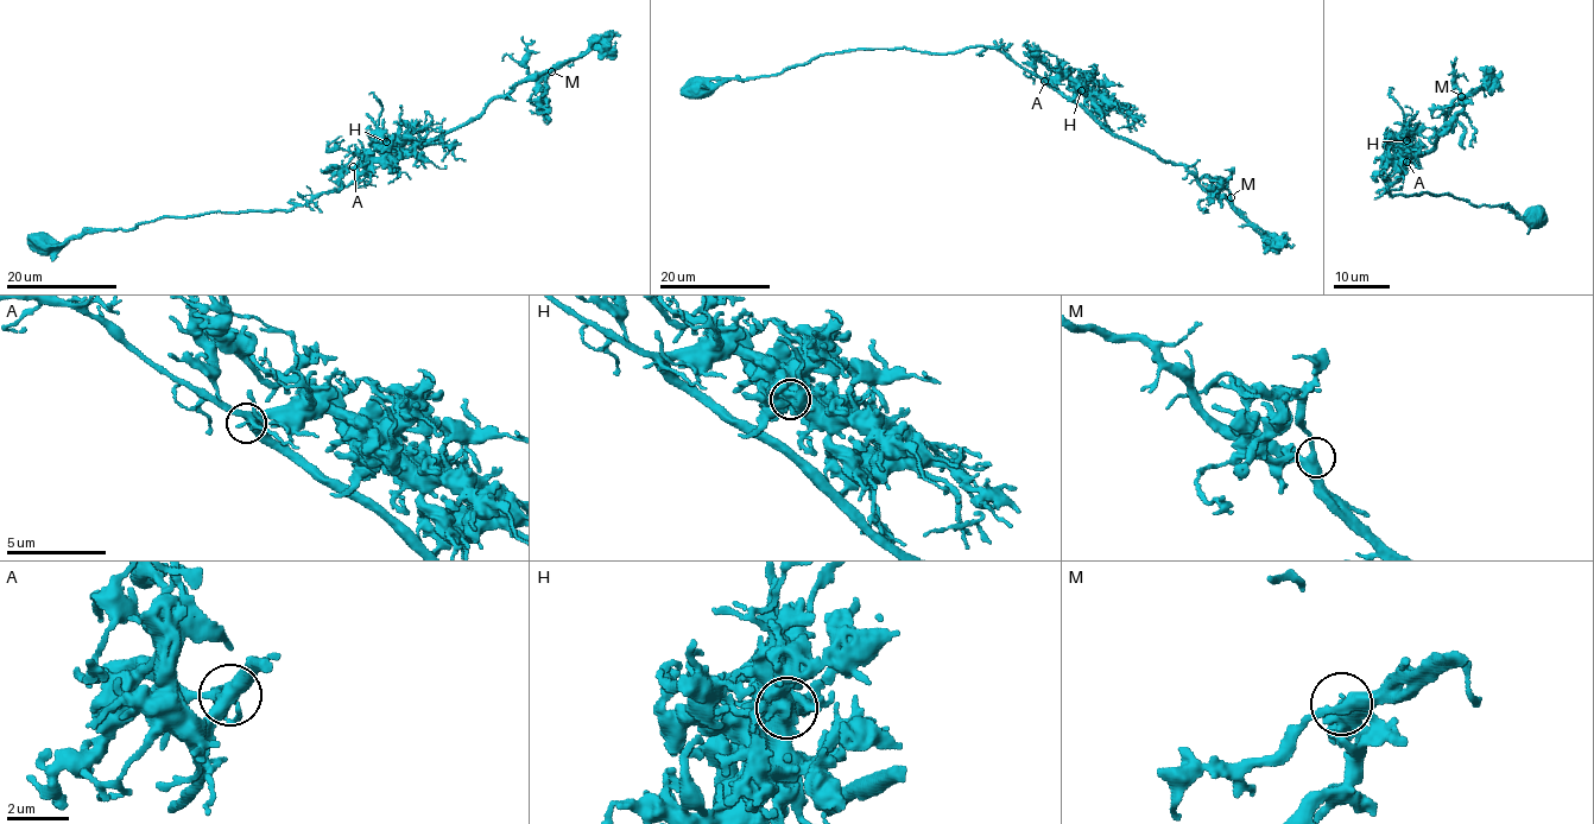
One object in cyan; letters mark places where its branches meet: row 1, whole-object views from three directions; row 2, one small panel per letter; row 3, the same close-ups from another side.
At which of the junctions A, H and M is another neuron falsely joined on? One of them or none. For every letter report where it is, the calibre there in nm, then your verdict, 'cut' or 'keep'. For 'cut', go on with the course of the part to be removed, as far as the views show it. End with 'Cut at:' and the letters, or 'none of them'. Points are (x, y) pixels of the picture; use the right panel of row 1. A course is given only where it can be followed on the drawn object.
A: at (1406, 162); 360 nm thick; keep
H: at (1406, 140); 650 nm thick; cut; foreign part runs (1406, 141), (1405, 116), (1391, 96), (1393, 89)
M: at (1461, 96); 400 nm thick; keep
Cut at: H

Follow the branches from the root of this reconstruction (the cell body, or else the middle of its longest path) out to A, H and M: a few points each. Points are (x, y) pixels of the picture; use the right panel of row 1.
A: (1532, 215), (1525, 219), (1507, 208), (1475, 207), (1447, 194), (1390, 196), (1386, 191), (1398, 182), (1406, 162)
H: (1532, 215), (1525, 219), (1507, 208), (1475, 207), (1447, 194), (1390, 196), (1402, 175), (1395, 159), (1406, 141)
M: (1532, 215), (1447, 194), (1386, 191), (1410, 157), (1429, 152), (1461, 96)

